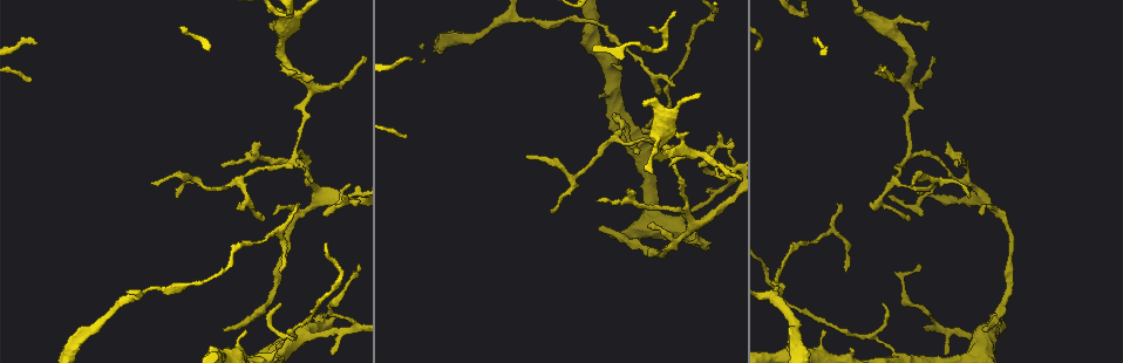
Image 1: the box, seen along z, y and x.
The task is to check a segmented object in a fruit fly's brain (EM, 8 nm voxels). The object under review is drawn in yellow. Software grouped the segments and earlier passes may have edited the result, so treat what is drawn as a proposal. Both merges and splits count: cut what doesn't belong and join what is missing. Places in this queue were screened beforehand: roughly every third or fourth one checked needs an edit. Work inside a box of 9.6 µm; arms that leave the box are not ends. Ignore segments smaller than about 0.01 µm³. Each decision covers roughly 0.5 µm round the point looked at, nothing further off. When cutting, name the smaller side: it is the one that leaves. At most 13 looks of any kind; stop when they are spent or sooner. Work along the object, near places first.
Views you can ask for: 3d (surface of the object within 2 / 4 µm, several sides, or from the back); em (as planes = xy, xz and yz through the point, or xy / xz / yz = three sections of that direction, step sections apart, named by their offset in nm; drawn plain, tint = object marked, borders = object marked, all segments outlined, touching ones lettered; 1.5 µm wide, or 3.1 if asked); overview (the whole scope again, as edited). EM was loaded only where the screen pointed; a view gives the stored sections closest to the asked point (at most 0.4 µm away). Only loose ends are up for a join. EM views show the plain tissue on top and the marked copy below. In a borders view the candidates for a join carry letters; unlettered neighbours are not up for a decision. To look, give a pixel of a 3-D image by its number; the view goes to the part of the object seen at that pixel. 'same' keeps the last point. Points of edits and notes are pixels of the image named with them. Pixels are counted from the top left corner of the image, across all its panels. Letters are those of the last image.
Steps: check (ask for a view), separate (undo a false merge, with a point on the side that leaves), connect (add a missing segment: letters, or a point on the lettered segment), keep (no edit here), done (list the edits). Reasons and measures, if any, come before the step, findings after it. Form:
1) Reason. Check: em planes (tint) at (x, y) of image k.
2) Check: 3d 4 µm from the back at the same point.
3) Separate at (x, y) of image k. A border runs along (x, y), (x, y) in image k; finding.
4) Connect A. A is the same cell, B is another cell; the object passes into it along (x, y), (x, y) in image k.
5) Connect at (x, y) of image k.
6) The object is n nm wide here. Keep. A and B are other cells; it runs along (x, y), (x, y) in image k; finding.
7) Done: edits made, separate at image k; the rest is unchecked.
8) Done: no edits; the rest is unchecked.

Abrupt turn. Check: 3d 4 µm at (198, 179) of image 1.

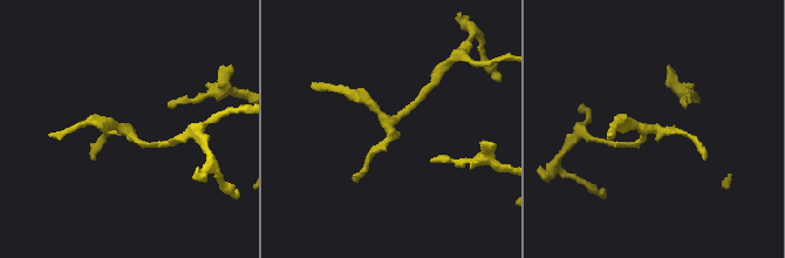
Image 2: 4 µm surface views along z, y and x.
Shape alone is not enough. Check: em yz step 4 (borders) at (647, 132) of image 2.

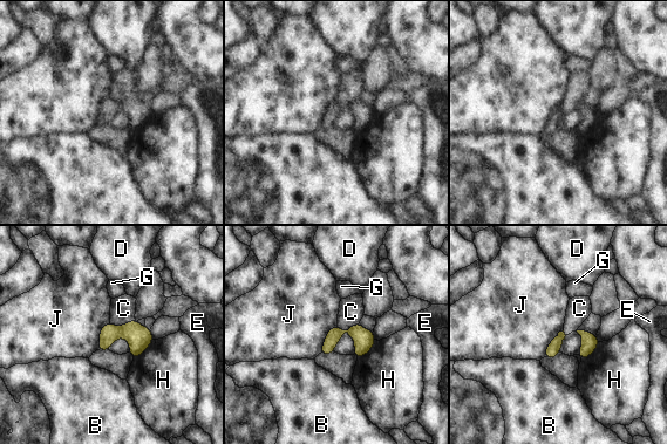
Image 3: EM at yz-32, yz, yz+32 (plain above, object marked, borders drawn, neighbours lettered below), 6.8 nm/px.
Keep. B, C, D, E, G, H and J are other cells; a border runs along (135, 319), (121, 326), (110, 322) in image 3; one neuron here.

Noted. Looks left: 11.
Branch stops here. Check: 3d 4 µm at (910, 218) of image 1.

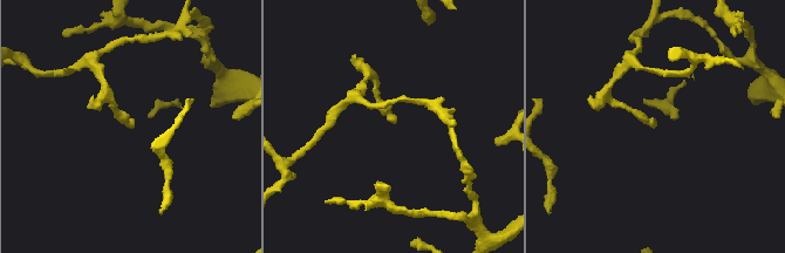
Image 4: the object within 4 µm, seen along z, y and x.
Check: em xz step 8 (borders) at (131, 122) of image 4.

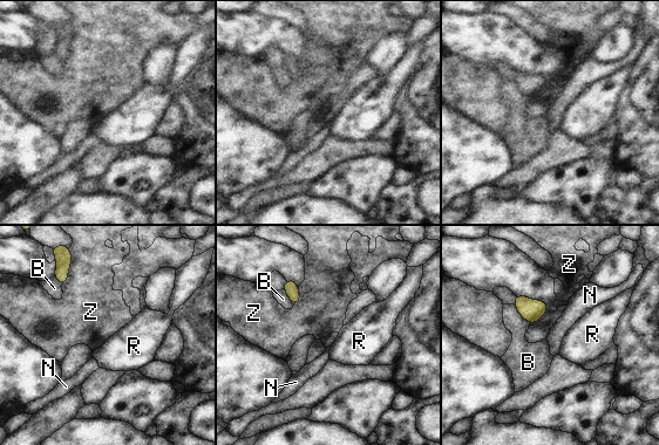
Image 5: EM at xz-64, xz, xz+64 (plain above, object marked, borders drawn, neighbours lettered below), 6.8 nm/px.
Cut it another way. Check: em planes (borders) at the same point.

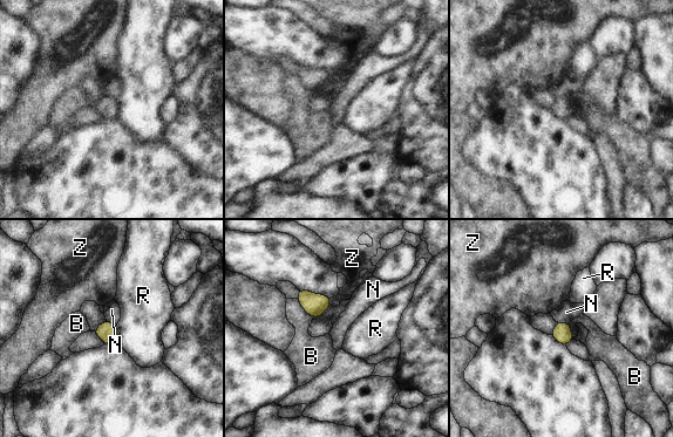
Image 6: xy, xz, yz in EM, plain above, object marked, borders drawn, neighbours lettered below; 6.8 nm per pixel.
Keep. B, N, R and Z are other cells; a border runs along (117, 325), (117, 341), (115, 343) in image 6; no lettered segment goes on from it.

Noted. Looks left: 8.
Abrupt turn. Check: em planes (tint) at (724, 185) of image 1.

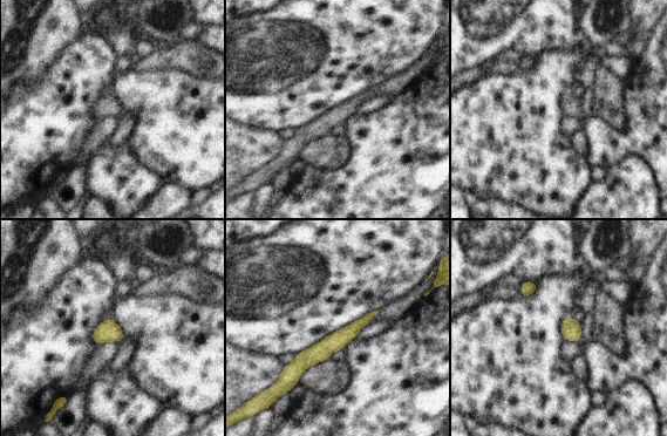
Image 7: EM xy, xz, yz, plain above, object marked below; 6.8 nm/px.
See the neighbours. Check: em planes (borders) at the same point.

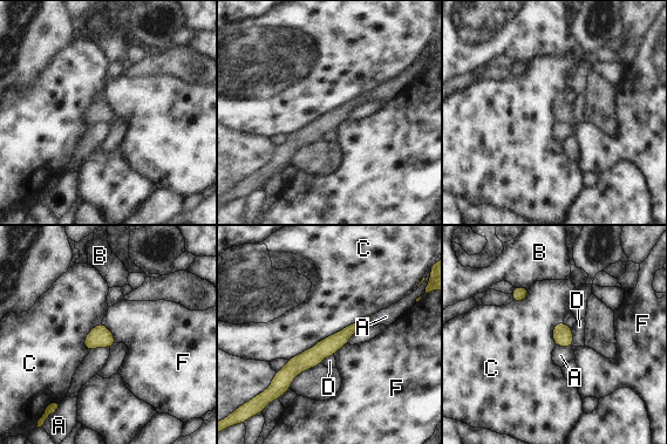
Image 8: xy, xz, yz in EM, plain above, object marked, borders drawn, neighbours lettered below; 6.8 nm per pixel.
Keep. A, B, C, D and F are other cells; a border runs along (369, 315), (358, 319), (287, 360) in image 8; continuous, no second neuron.

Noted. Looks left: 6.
Branch stops here. Check: 3d 2 µm from the back at (722, 178) of image 1.

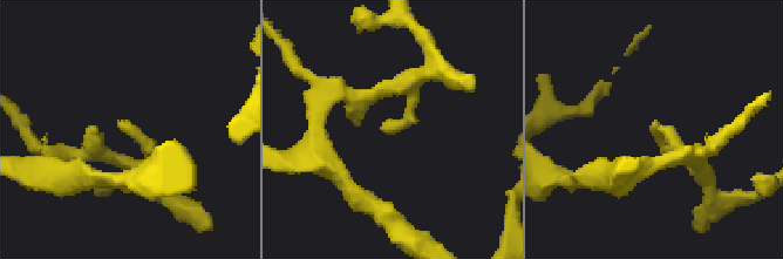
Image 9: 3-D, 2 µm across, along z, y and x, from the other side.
Check: em planes (borders) at (651, 126) of image 9.

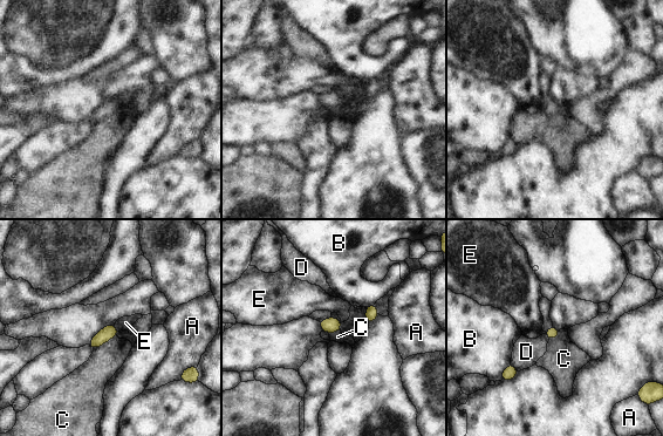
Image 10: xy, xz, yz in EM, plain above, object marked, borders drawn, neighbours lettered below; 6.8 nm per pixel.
Keep. A, B, C, D and E are other cells; a border runs along (116, 335), (94, 351) in image 10; none of them fits.

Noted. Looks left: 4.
Sudden change in width. Check: 3d 4 µm at (306, 10) of image 1.

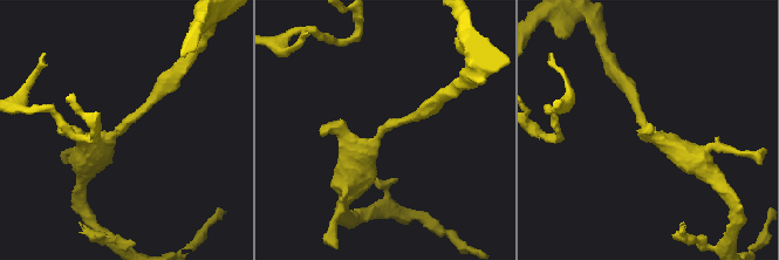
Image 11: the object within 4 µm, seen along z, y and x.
Shape alone is not enough. Check: em yz step 4 (borders) at (117, 132) of image 11.

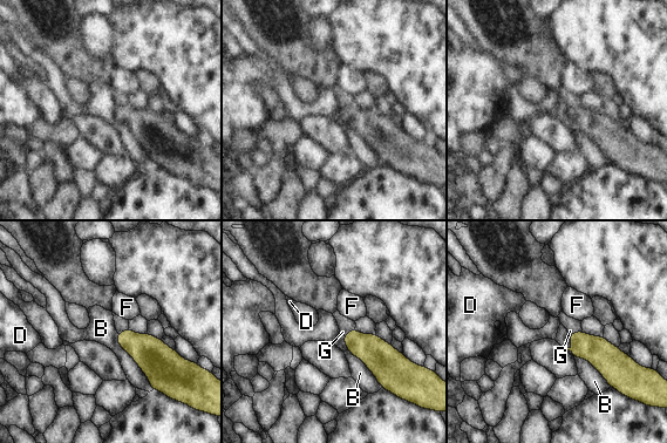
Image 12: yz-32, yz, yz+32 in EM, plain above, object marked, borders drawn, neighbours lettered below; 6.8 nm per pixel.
Another direction. Check: em planes (borders) at the same point.

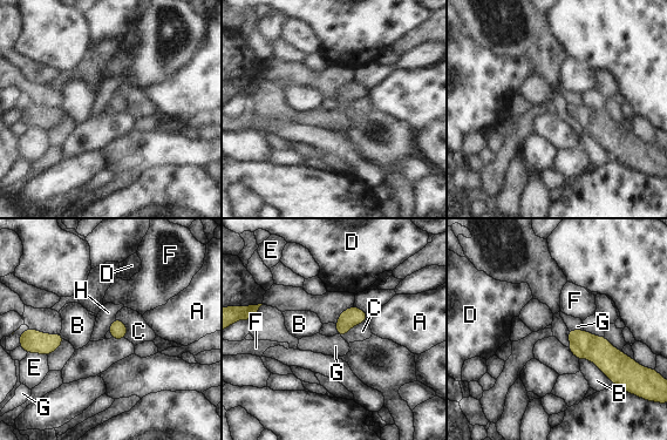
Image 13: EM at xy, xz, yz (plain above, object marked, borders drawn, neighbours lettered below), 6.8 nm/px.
Keep. A, B, C, D, E, F, G and H are other cells; a border runs along (115, 318), (124, 323), (126, 338) in image 13; one neuron here.

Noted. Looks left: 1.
Done: no edits; the rest is unchecked.

